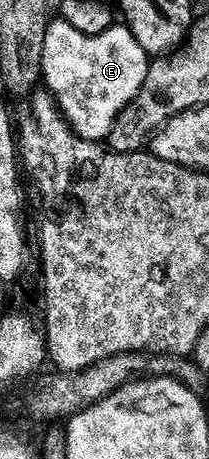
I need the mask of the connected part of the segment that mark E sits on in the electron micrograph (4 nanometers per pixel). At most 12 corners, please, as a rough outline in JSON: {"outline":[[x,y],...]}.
{"outline":[[61,19],[42,81],[84,139],[105,142],[152,64],[122,23]]}

